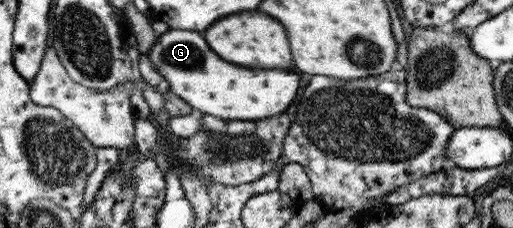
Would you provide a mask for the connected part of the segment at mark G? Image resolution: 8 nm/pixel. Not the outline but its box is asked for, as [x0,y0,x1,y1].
[147,29,301,122]

